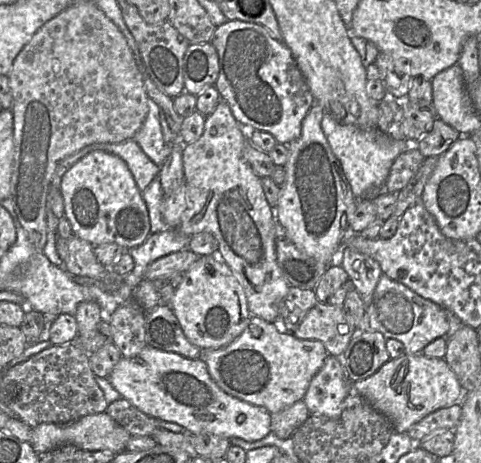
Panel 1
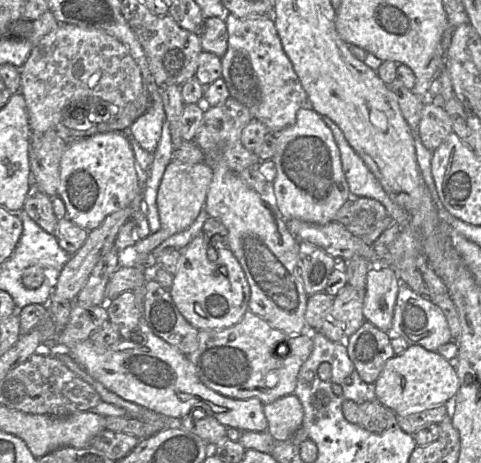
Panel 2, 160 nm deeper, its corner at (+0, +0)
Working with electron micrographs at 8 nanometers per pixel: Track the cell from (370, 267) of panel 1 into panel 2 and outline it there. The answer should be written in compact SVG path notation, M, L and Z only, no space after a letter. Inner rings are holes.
M392 267L371 269L367 273L363 306L365 321L390 332L401 281Z

